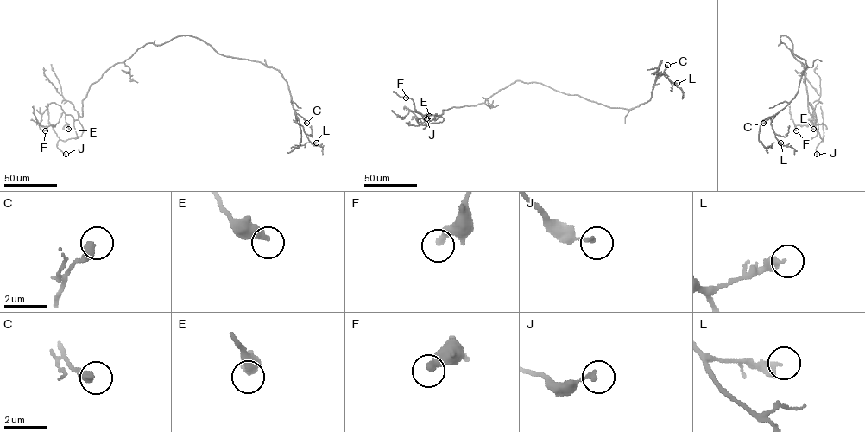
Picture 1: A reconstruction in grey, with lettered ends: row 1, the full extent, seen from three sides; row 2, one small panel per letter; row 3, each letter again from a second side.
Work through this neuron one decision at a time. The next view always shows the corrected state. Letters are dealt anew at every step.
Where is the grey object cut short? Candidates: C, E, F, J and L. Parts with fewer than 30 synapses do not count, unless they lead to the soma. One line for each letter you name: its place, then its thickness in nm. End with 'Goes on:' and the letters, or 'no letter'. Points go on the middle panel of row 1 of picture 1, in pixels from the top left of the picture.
Goes on: no letter

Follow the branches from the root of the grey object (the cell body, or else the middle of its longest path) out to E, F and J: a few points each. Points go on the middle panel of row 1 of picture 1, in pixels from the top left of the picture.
E: (537, 83), (515, 80), (483, 103), (443, 110), (438, 117), (426, 115), (427, 112), (429, 116)
F: (537, 83), (515, 80), (483, 103), (443, 110), (438, 117), (418, 112), (413, 100), (406, 98)
J: (537, 83), (515, 80), (483, 103), (443, 110), (438, 117), (442, 122), (417, 122), (426, 118)

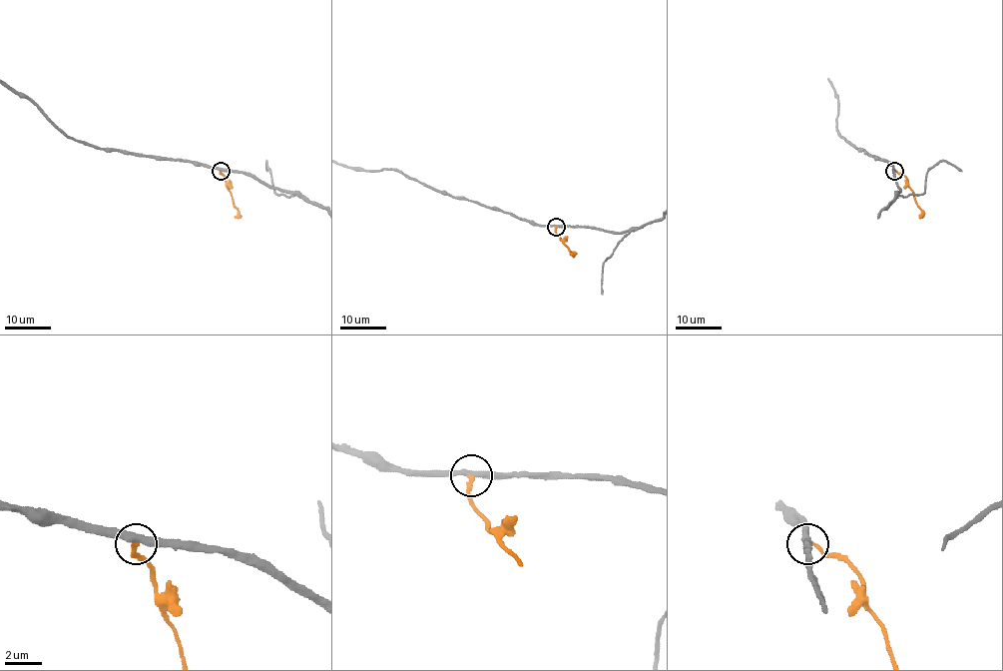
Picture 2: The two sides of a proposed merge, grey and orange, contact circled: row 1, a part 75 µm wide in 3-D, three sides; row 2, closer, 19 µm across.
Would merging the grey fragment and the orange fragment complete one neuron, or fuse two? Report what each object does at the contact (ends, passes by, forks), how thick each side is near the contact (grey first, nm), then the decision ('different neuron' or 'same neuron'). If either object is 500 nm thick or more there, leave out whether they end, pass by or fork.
grey passes by; orange ends; calibres 360 and 200 nm; different neuron

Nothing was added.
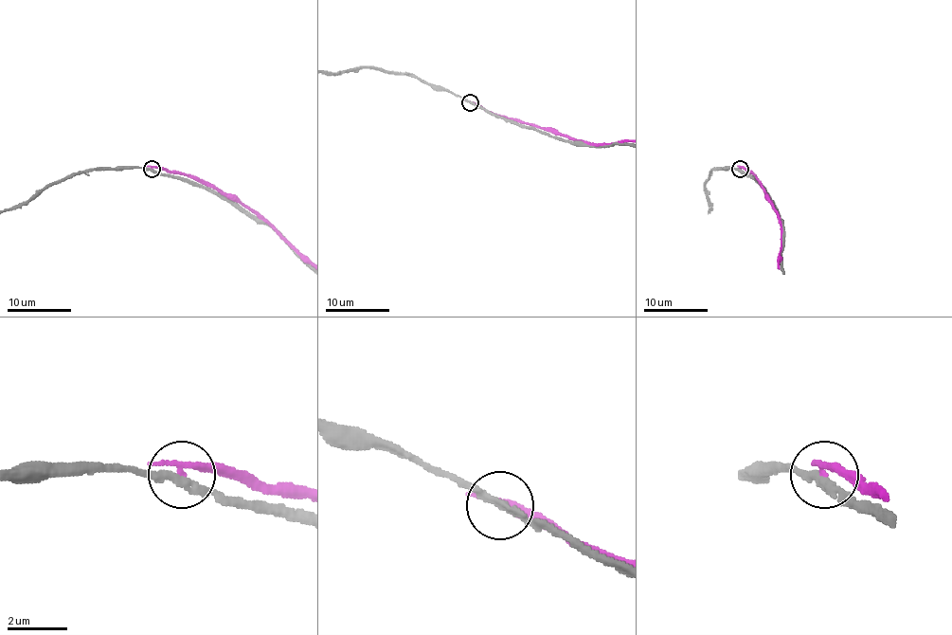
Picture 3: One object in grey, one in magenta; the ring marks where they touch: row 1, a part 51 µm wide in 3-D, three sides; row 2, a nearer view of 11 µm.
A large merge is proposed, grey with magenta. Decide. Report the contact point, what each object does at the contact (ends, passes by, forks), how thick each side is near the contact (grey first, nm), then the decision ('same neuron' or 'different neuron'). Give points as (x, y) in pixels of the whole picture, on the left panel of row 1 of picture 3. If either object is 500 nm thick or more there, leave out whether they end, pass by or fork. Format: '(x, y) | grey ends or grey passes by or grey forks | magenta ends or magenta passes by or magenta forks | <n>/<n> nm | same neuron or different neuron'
(152, 169) | grey passes by | magenta ends | 240/220 nm | different neuron

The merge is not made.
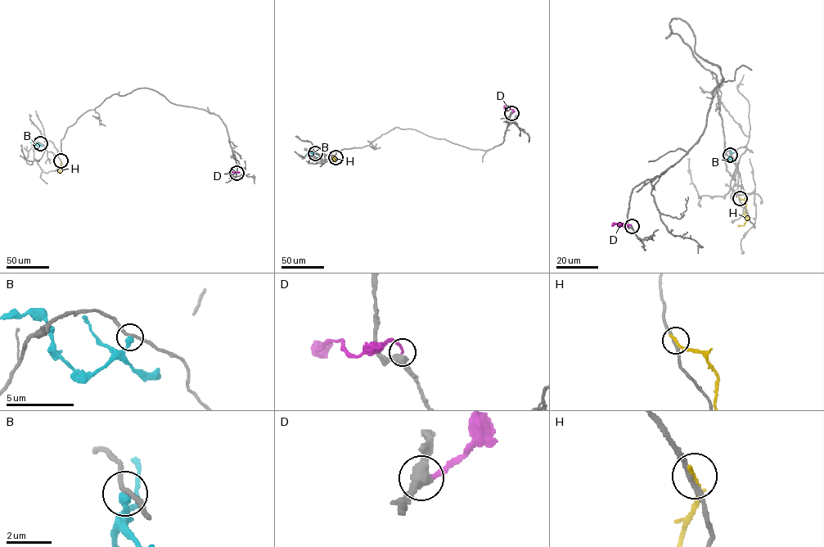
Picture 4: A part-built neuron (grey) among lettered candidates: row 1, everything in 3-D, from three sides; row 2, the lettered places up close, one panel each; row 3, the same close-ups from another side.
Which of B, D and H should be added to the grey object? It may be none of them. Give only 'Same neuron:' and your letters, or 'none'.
Same neuron: none

